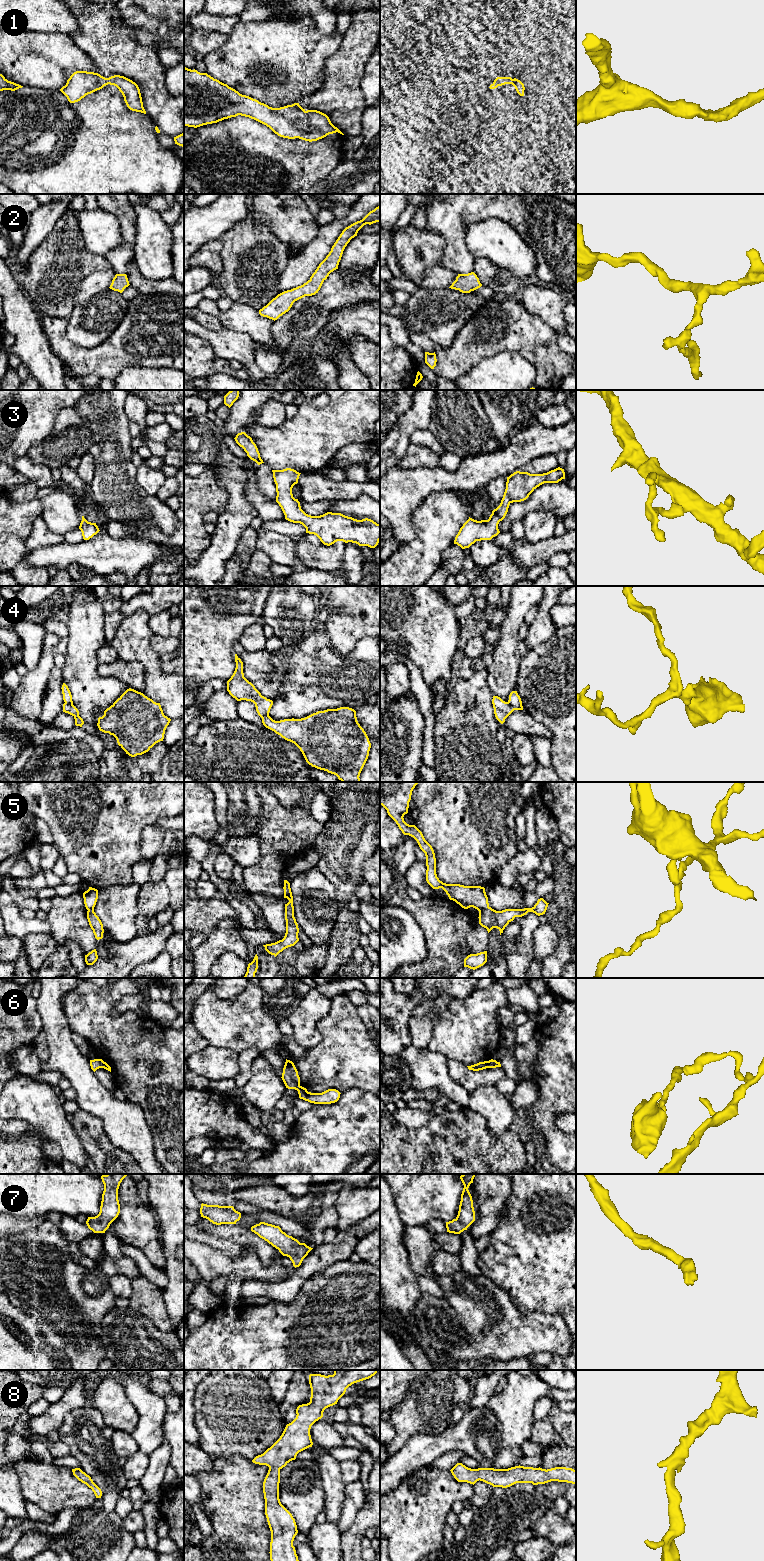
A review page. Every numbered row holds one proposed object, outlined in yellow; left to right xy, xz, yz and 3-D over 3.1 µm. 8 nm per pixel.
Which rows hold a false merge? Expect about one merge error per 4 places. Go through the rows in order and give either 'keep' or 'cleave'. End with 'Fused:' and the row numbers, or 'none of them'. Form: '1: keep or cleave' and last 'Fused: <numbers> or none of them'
1: keep
2: keep
3: keep
4: cleave
5: cleave
6: cleave
7: keep
8: keep
Fused: 4, 5, 6

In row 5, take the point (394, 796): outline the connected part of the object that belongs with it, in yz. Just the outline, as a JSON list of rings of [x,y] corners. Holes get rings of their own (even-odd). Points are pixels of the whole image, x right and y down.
[[[380,782],[380,805],[387,810],[388,815],[396,822],[402,833],[413,837],[417,841],[420,849],[425,853],[427,866],[426,881],[433,889],[442,888],[450,900],[455,901],[464,909],[470,907],[473,907],[478,911],[487,909],[489,903],[484,887],[446,884],[439,880],[436,874],[436,858],[432,846],[425,840],[422,832],[415,825],[409,825],[404,821],[403,817],[408,813],[412,791],[418,783],[419,782]]]

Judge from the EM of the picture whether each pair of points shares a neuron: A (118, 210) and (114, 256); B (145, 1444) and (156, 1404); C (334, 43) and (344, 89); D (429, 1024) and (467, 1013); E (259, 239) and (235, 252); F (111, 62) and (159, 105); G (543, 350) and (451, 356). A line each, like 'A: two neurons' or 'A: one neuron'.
A: one neuron
B: one neuron
C: two neurons
D: two neurons
E: one neuron
F: one neuron
G: one neuron

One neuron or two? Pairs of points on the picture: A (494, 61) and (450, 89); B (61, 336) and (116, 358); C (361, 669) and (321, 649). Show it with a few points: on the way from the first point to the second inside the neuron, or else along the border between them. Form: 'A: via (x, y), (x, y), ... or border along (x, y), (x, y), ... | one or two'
A: border along (482, 47), (479, 63), (479, 85), (484, 90) | two
B: via (72, 351), (79, 358), (101, 358) | one
C: via (351, 669), (341, 669), (331, 659) | one

